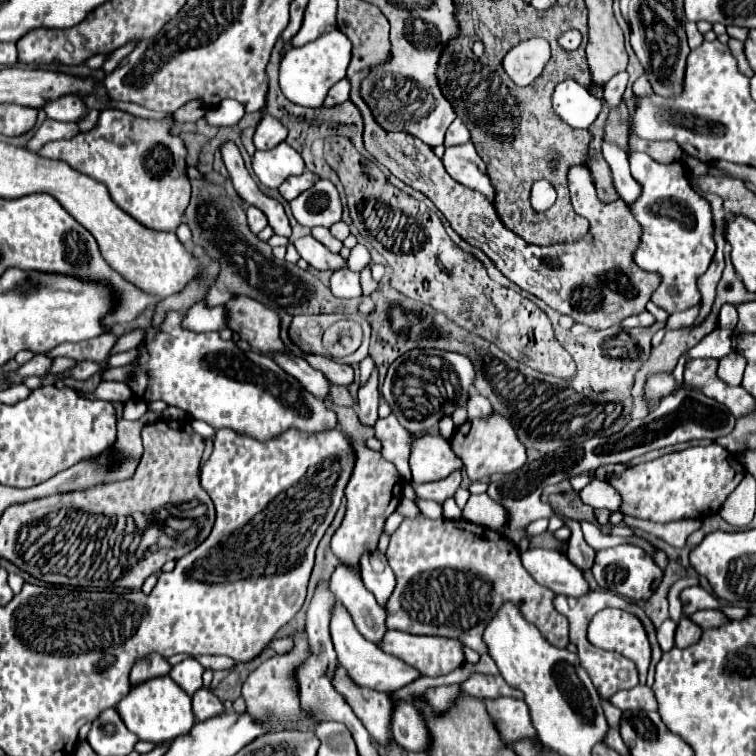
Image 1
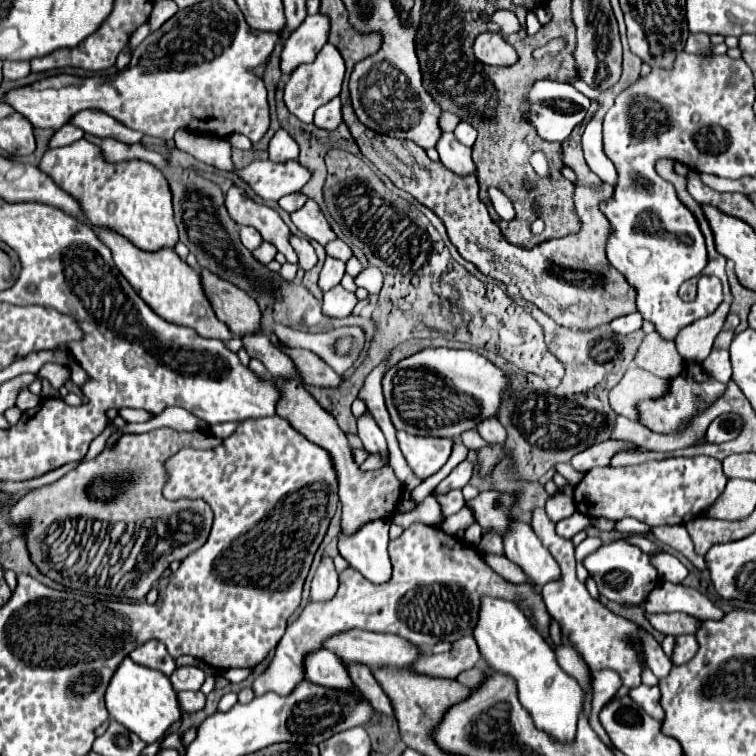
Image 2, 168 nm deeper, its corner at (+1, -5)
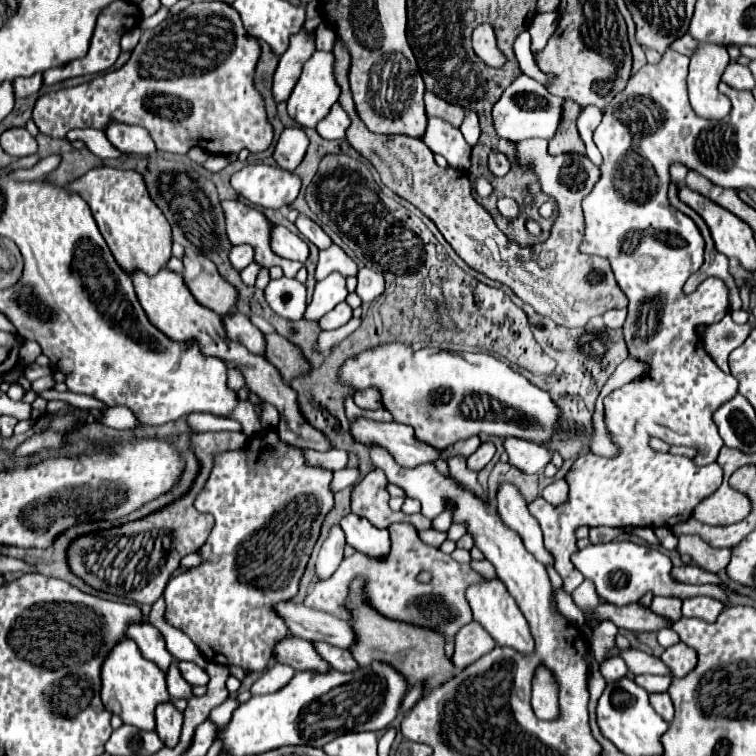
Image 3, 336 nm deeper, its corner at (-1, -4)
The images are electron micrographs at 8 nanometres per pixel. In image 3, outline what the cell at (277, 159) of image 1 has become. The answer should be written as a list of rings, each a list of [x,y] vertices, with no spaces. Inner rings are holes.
[[[266,163],[246,165],[232,175],[232,187],[256,207],[280,209],[290,205],[302,187],[302,179],[286,169]]]

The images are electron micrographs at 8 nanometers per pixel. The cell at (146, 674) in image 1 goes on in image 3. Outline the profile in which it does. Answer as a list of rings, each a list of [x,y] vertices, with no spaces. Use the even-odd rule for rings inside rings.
[[[150,623],[130,625],[128,637],[130,637],[132,641],[136,641],[140,653],[142,653],[146,659],[150,659],[152,663],[156,663],[162,671],[166,671],[166,669],[172,665],[174,657],[172,657],[170,651],[166,649],[166,641],[164,641],[162,633],[160,633],[154,625],[150,625]]]

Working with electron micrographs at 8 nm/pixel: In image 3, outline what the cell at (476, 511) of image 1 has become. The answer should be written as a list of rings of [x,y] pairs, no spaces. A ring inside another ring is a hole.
[[[428,529],[428,531],[420,531],[420,537],[424,543],[432,545],[432,547],[440,547],[446,541],[446,533],[444,531],[436,531],[436,529]]]

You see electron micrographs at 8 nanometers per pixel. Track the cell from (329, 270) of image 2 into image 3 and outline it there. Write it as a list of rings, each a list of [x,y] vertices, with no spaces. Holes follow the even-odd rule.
[[[336,271],[330,273],[326,279],[316,283],[314,297],[312,297],[310,305],[306,307],[304,317],[306,319],[320,319],[328,311],[332,311],[340,301],[344,301],[346,295],[348,295],[346,279]]]

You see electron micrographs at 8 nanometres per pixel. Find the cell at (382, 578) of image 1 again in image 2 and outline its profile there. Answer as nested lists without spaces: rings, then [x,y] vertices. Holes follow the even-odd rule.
[[[372,520],[350,536],[342,532],[338,536],[340,554],[370,582],[388,582],[392,576],[392,564],[388,558],[388,526],[388,520]]]

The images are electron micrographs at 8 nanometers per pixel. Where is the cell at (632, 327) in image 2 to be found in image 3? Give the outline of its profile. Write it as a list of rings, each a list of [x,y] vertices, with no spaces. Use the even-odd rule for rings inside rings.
[[[614,309],[614,311],[604,313],[604,325],[610,329],[622,327],[624,321],[626,321],[626,309]]]

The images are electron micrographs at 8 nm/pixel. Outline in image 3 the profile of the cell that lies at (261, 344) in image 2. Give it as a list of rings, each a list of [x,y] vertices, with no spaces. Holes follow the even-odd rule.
[[[236,311],[236,315],[224,317],[224,325],[226,325],[228,337],[232,341],[240,341],[250,353],[254,353],[254,355],[266,353],[264,333],[256,325],[252,325],[252,321],[246,315]]]

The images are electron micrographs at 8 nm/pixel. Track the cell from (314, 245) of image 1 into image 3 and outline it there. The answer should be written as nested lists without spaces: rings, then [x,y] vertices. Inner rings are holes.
[[[276,225],[272,231],[272,247],[280,257],[300,261],[300,263],[306,263],[306,259],[310,255],[308,245],[296,233],[288,231],[282,225]]]

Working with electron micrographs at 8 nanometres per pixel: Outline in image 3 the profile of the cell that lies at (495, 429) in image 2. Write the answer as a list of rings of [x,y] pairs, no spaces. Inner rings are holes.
[[[506,437],[504,449],[510,457],[510,463],[524,473],[544,473],[546,465],[552,461],[552,453],[542,445],[518,437]]]

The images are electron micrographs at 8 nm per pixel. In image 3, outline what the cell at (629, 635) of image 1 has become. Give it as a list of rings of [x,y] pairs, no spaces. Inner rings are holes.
[[[638,675],[634,677],[634,681],[642,685],[648,693],[662,693],[670,685],[670,677],[662,677],[662,675]]]

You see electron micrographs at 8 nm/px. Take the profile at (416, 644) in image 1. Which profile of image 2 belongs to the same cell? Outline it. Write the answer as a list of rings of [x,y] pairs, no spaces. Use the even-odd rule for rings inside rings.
[[[348,630],[324,642],[324,648],[340,656],[344,662],[360,662],[370,668],[378,666],[408,666],[420,652],[418,646],[394,634],[378,634],[368,630]]]

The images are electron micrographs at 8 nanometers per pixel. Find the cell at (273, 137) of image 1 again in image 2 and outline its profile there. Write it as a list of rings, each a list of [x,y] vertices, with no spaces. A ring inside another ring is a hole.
[[[280,128],[270,140],[268,154],[272,162],[288,162],[288,160],[298,160],[300,148],[298,148],[298,142],[286,130]]]

